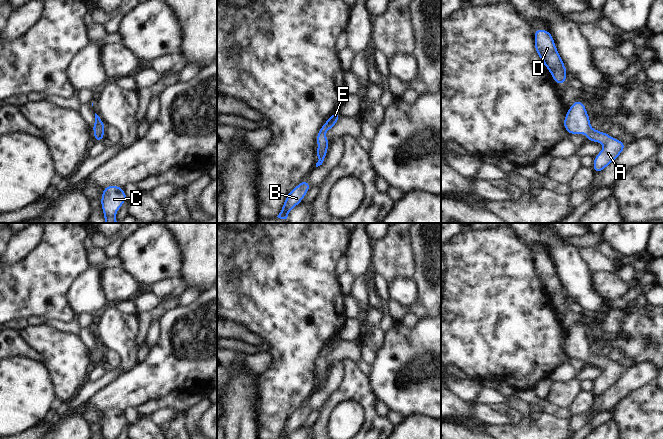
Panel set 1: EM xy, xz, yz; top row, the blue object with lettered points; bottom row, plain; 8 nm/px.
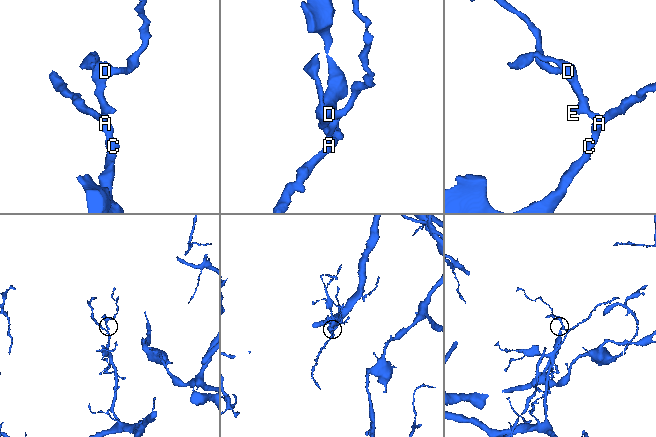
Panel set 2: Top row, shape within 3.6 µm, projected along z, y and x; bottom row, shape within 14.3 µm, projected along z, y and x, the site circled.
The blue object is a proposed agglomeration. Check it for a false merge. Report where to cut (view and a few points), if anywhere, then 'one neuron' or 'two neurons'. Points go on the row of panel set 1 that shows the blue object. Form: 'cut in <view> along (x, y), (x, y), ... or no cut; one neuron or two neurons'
no cut; one neuron

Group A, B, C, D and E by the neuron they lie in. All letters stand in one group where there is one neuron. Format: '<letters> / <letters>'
A B C D E

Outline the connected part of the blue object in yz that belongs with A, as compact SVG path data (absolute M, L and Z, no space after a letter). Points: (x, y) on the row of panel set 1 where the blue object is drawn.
M581 100L574 101L563 122L565 130L570 134L586 134L590 142L600 142L605 147L594 158L593 171L599 173L603 171L609 163L615 159L625 149L626 144L618 138L610 137L607 132L599 132L590 126L590 117L587 114L584 103Z

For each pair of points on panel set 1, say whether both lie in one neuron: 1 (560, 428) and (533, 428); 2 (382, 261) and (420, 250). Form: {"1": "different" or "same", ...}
{"1": "same", "2": "different"}

